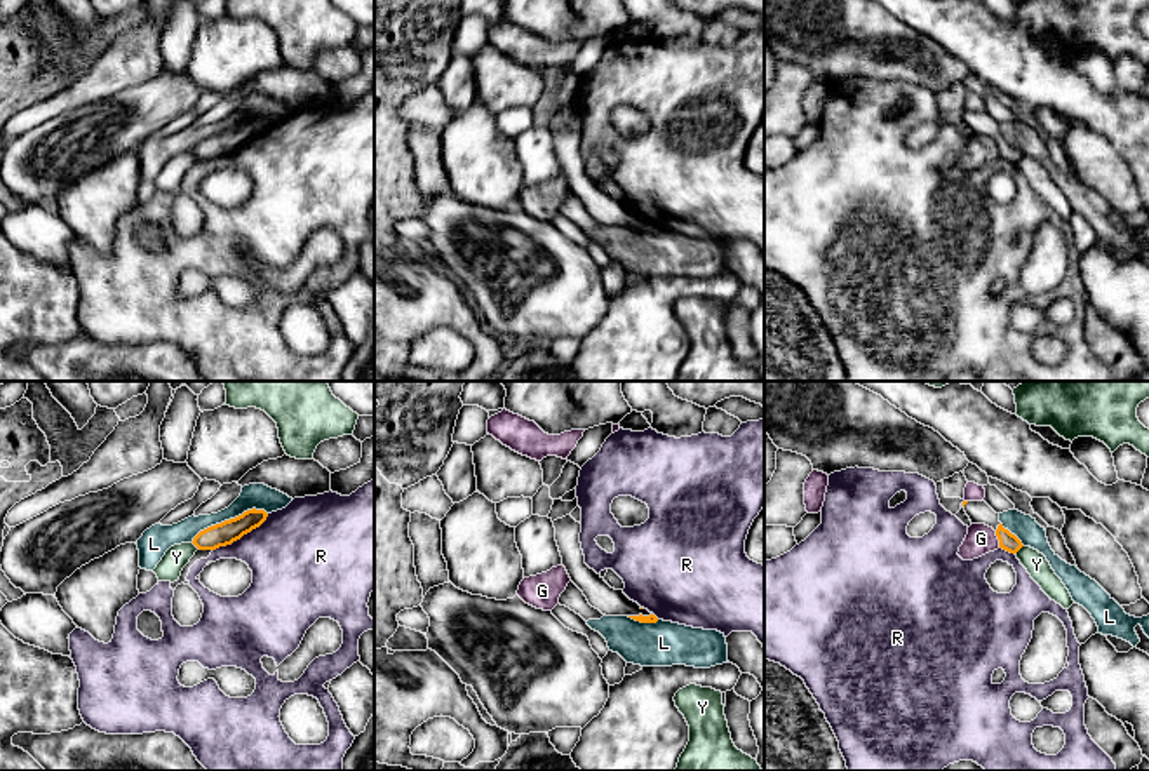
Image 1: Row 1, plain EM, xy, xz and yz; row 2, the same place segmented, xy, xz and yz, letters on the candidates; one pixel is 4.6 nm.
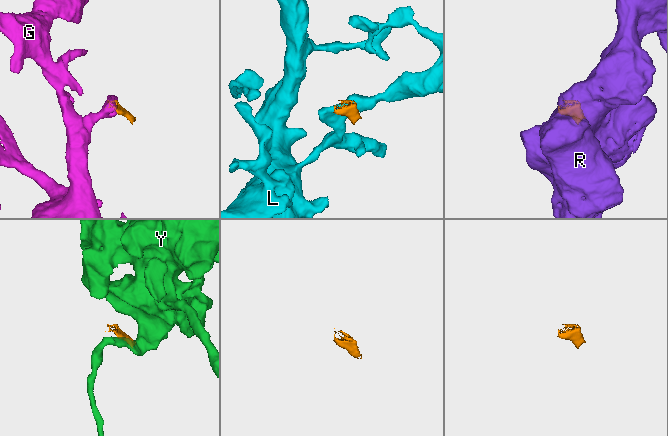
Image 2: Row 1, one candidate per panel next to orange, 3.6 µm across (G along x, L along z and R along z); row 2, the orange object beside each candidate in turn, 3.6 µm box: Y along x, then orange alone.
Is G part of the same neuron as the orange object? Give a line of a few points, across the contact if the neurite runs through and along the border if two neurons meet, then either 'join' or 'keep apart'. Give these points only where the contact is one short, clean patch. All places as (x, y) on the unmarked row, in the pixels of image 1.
line yz (994, 141), (1000, 157); keep apart

